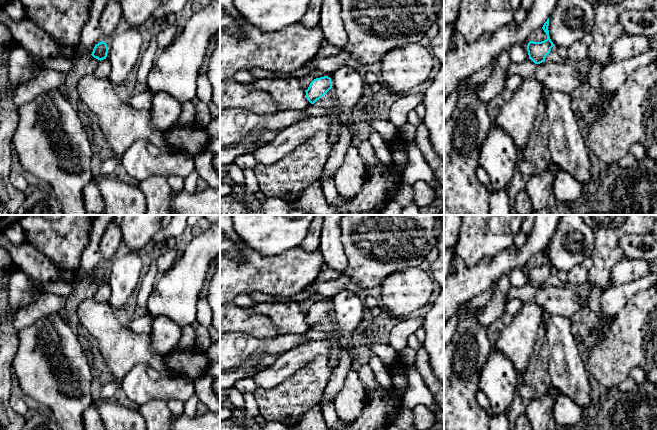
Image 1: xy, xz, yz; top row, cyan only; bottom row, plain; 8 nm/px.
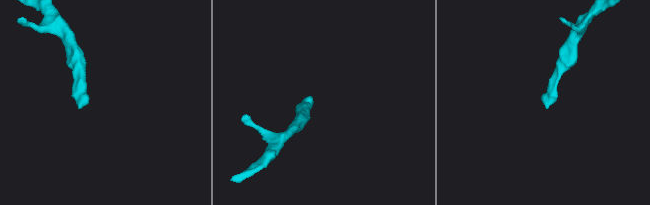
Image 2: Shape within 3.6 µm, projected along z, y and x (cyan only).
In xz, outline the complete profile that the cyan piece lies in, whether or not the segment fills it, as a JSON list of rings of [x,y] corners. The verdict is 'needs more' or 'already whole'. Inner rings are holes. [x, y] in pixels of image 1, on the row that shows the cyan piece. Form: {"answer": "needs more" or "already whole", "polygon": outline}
{"answer": "already whole", "polygon": [[[328,76],[320,77],[314,79],[306,92],[306,98],[311,103],[314,104],[322,96],[324,96],[332,88],[331,78]]]}

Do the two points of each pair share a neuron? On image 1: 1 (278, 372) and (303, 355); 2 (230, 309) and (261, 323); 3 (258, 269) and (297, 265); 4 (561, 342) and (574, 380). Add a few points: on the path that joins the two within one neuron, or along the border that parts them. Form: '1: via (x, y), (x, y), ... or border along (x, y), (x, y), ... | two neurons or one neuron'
1: via (284, 367), (297, 357) | one neuron
2: via (238, 317), (253, 323) | one neuron
3: via (268, 269), (287, 269) | one neuron
4: via (564, 351), (567, 371) | one neuron

